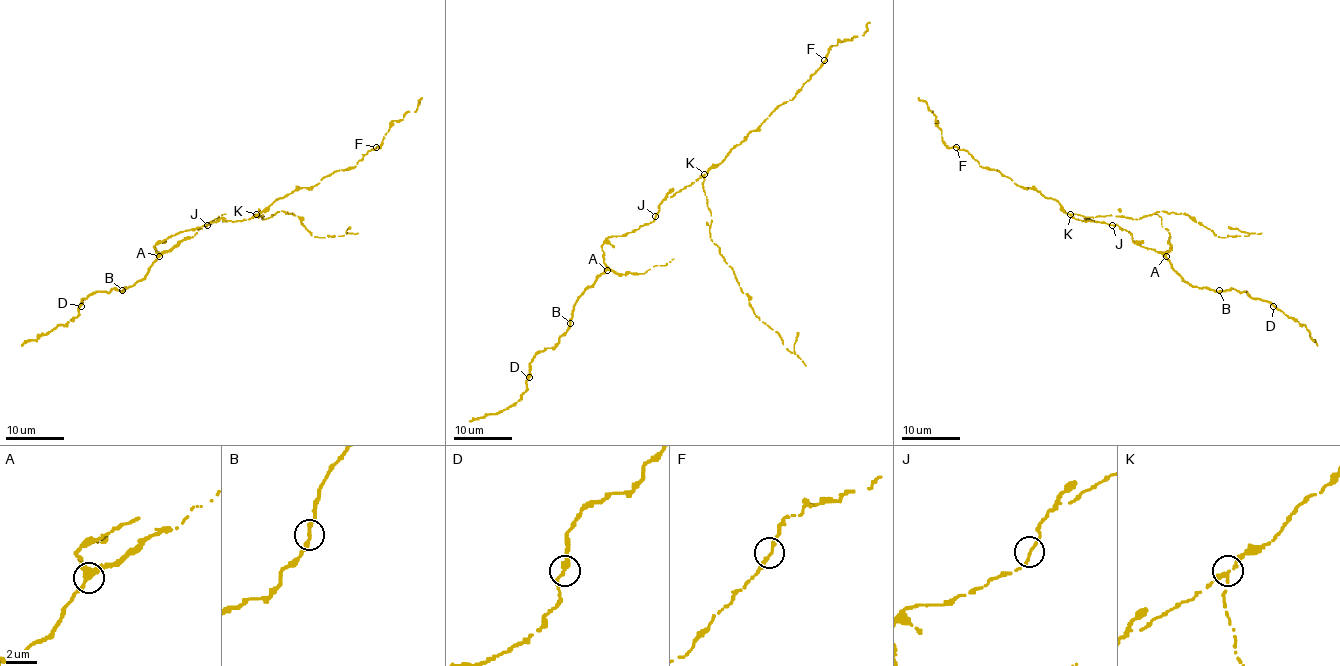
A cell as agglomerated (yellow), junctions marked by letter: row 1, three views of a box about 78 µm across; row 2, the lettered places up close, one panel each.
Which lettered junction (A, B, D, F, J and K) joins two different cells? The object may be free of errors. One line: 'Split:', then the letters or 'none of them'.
Split: K

